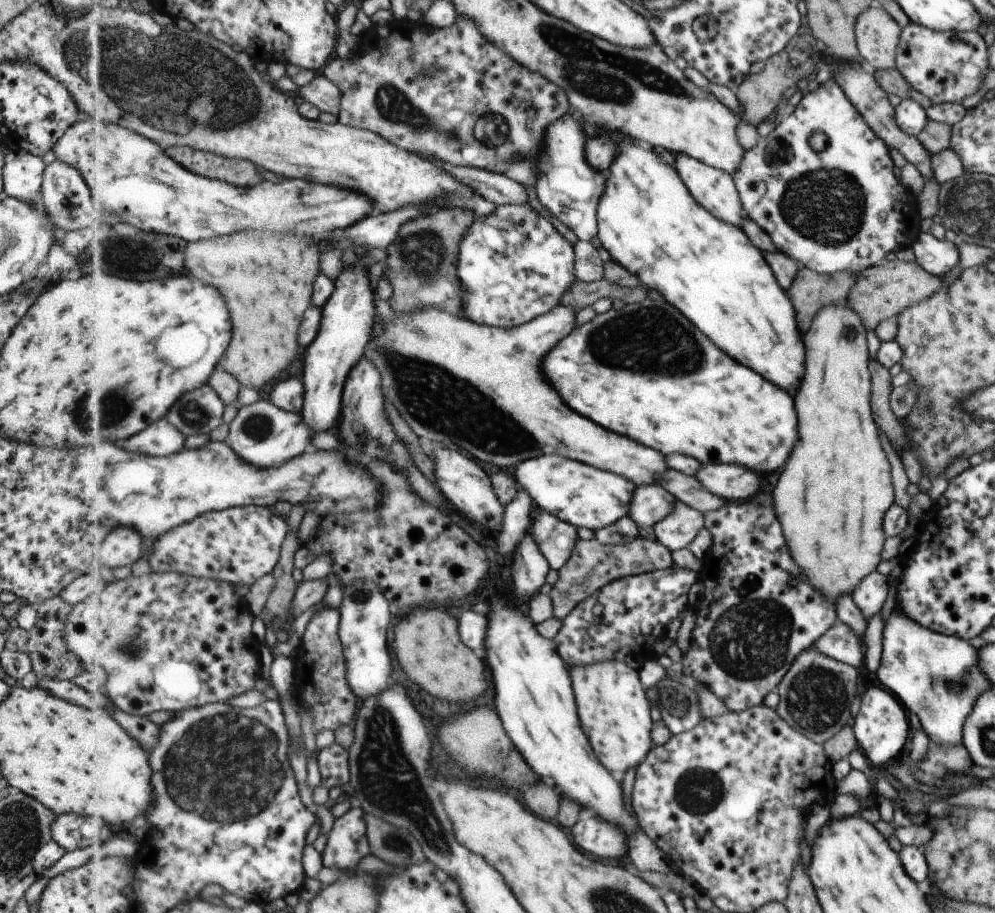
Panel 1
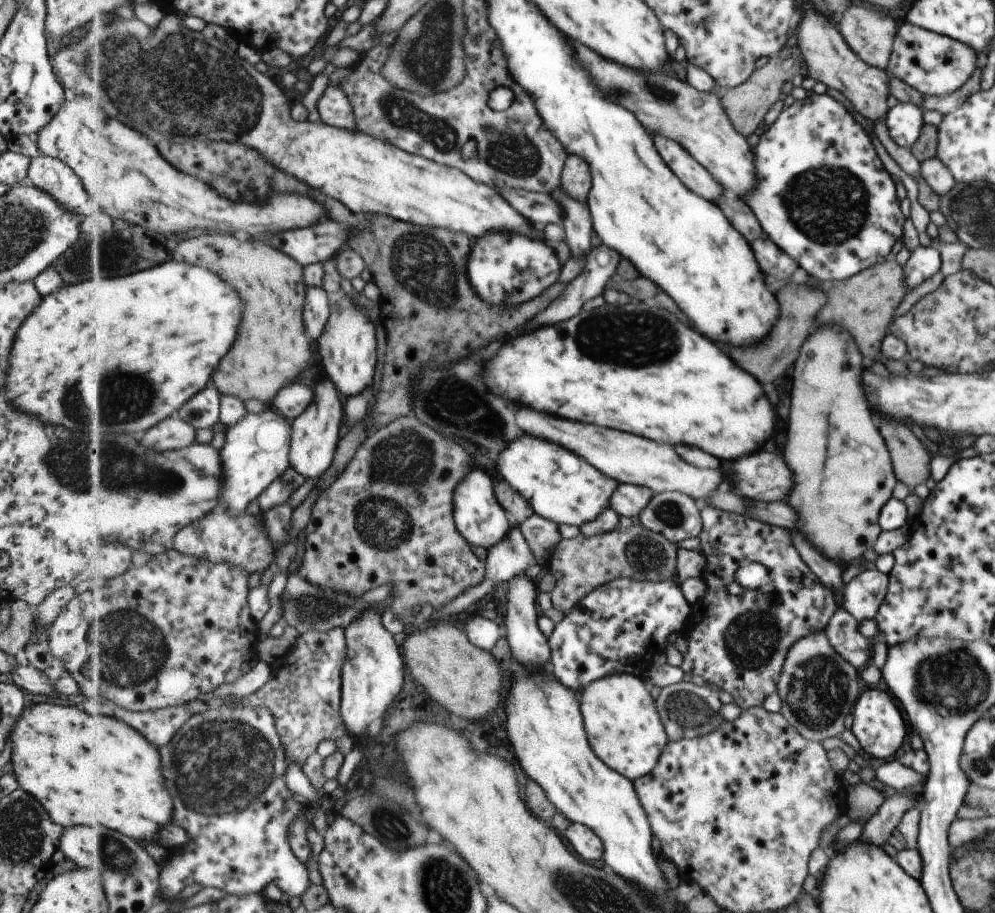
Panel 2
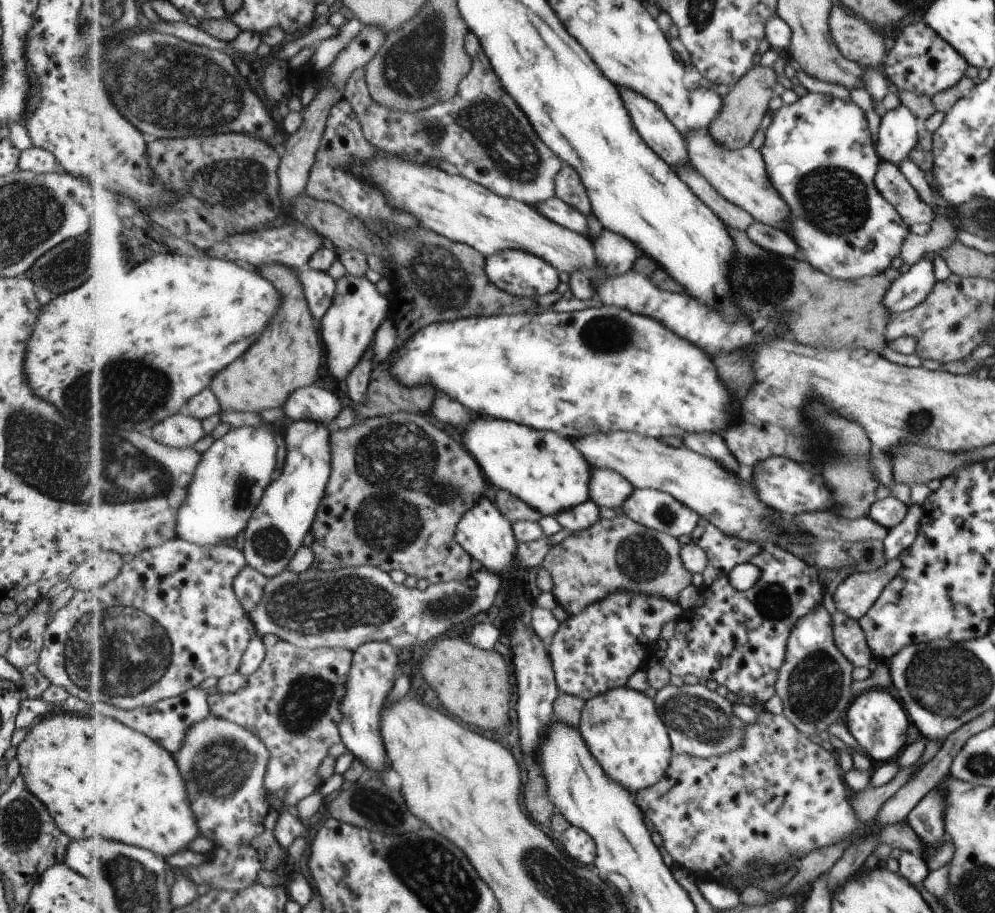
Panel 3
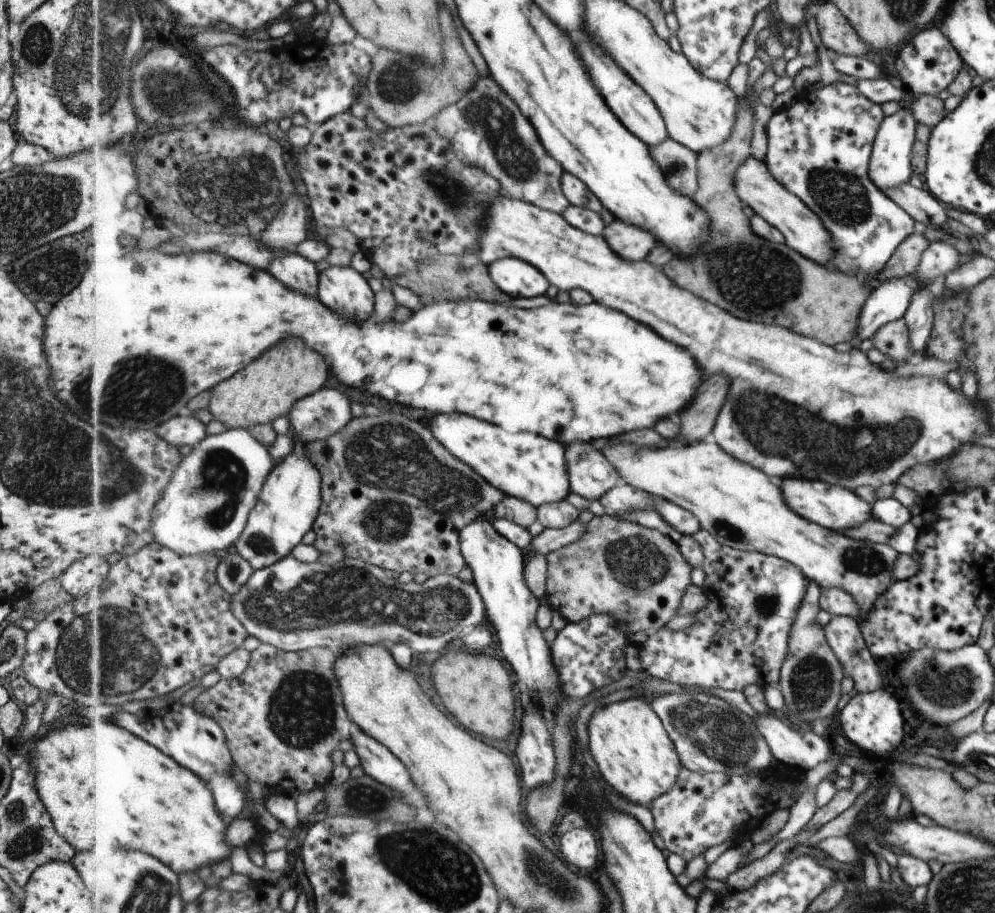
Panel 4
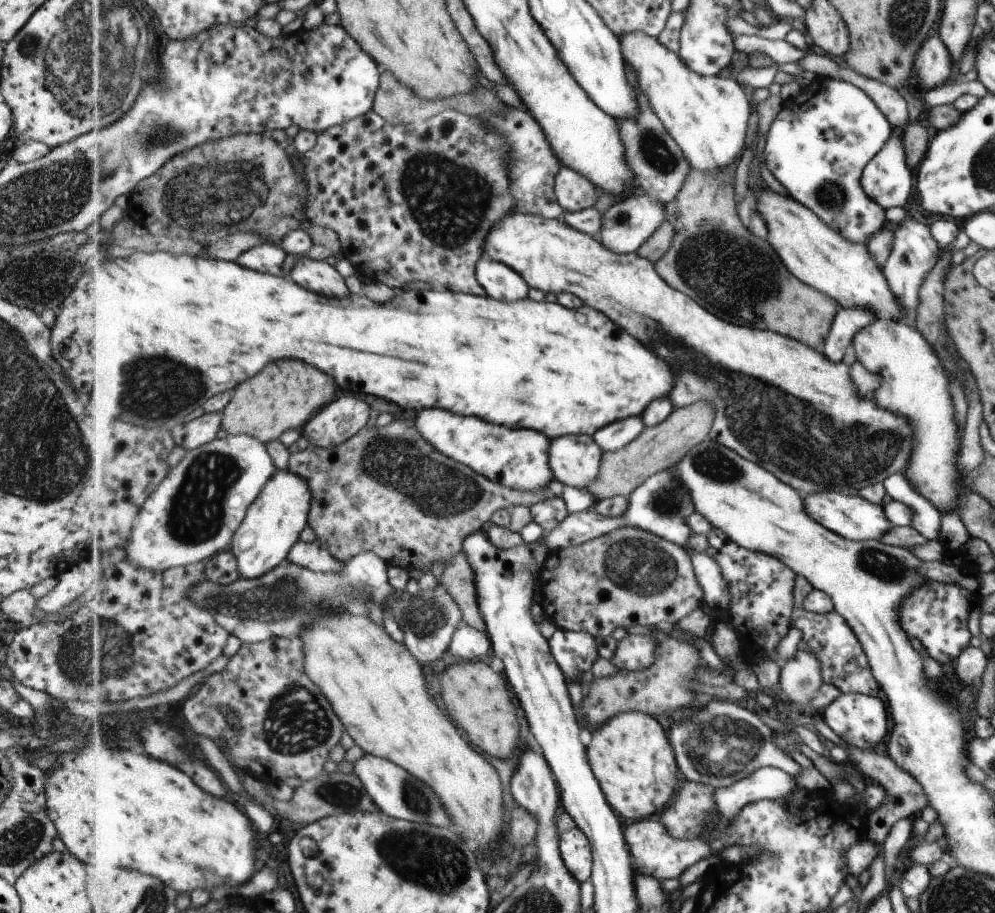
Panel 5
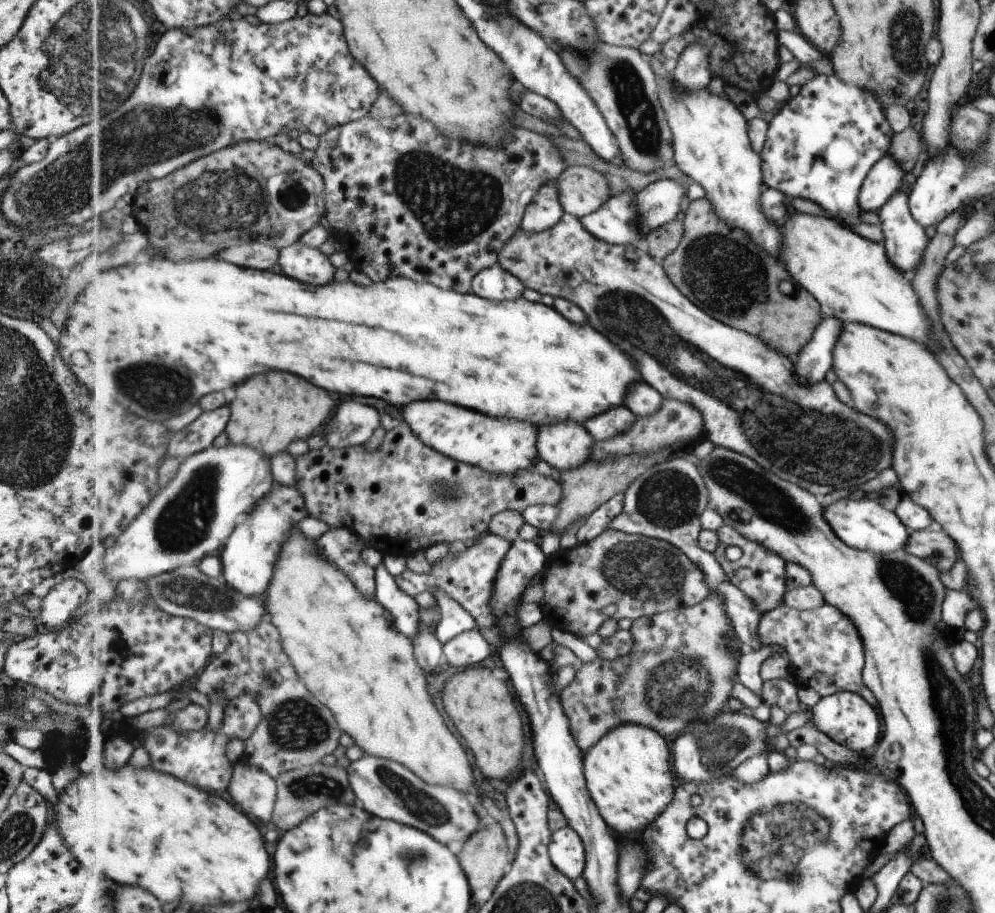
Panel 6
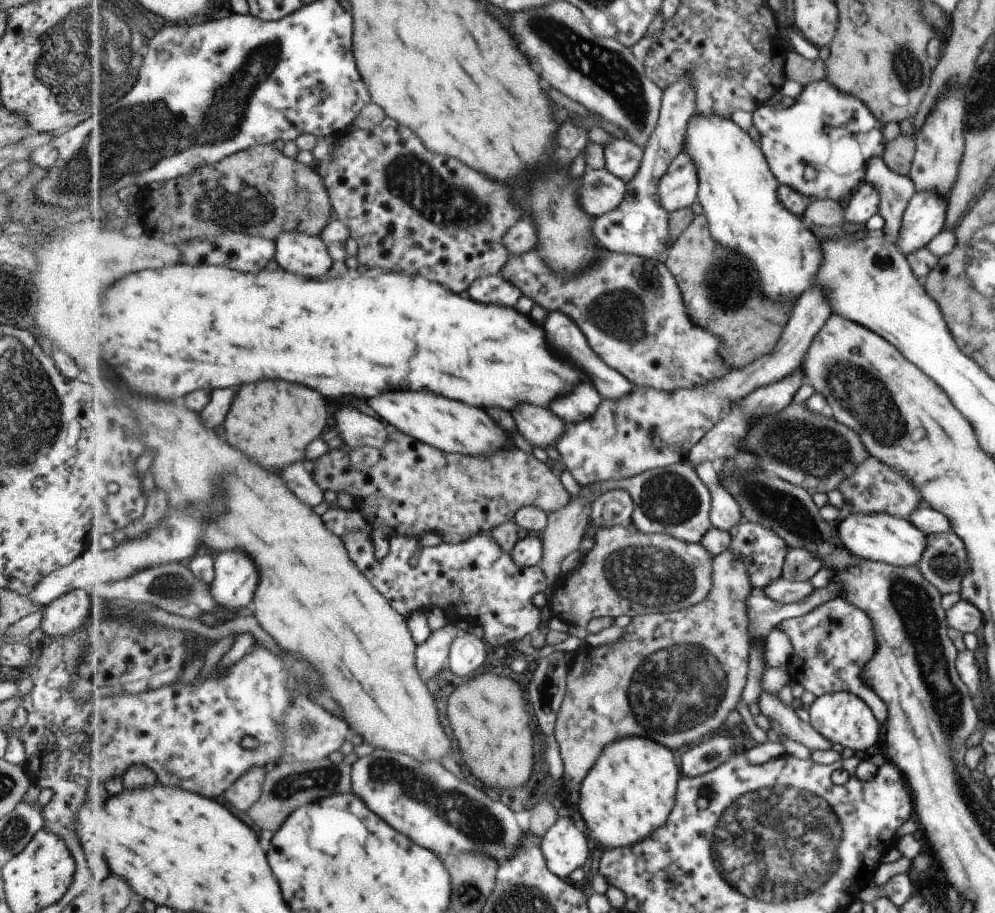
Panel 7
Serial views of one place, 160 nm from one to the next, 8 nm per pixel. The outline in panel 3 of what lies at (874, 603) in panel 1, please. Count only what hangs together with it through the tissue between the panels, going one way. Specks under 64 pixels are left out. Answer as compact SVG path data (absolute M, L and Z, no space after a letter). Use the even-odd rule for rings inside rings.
M895 558L875 570L850 574L832 593L836 610L853 620L861 619L898 574L899 567L900 562Z

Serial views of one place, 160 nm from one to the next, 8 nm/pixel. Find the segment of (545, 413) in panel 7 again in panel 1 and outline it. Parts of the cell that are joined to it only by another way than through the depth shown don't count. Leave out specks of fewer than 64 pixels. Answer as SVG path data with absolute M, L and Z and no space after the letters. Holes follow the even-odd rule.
M641 485L635 491L630 516L644 529L654 527L674 511L675 498L663 485Z

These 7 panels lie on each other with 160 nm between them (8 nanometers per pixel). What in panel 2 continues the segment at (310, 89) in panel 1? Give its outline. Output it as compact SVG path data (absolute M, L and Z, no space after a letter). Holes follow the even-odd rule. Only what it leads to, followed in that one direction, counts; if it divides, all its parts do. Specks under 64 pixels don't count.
M328 82L316 102L316 110L325 124L342 129L357 129L354 108L343 89L335 83Z

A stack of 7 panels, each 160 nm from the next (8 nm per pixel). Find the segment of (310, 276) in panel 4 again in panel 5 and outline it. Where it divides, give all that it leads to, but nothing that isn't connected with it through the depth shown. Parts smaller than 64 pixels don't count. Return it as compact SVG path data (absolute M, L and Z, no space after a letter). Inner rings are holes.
M265 242L244 252L238 262L245 268L259 271L260 273L284 277L283 262L285 262L287 254L288 252L281 244Z

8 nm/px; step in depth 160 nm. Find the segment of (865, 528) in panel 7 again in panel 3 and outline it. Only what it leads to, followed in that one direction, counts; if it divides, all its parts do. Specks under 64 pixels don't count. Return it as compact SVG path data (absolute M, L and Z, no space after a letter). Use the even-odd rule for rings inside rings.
M771 456L771 460L763 460L763 464L756 464L750 473L754 478L752 482L758 499L781 516L790 518L823 508L827 511L834 510L834 498L830 496L830 490L827 492L827 488L823 488L823 480L787 458Z

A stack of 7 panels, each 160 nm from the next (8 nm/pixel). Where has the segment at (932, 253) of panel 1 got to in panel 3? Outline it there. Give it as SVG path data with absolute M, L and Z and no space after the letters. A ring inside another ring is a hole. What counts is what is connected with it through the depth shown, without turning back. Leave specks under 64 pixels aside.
M929 258L919 259L910 267L904 268L898 278L890 283L883 298L886 311L893 317L913 308L925 300L935 281Z

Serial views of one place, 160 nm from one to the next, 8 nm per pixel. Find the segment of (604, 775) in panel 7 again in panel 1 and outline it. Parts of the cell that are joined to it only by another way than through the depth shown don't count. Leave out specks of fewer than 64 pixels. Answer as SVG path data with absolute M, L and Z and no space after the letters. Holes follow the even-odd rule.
M606 660L586 665L579 663L571 667L575 694L579 700L579 718L587 732L595 754L611 772L626 772L638 766L651 750L652 704L646 688L639 680L639 671L620 660Z

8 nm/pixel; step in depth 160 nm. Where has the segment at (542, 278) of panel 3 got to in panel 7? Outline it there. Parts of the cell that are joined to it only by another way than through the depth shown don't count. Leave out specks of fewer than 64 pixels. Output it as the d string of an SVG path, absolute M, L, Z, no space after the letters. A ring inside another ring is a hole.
M493 275L477 280L466 295L481 304L497 304L497 306L513 308L522 297L522 292L502 275Z

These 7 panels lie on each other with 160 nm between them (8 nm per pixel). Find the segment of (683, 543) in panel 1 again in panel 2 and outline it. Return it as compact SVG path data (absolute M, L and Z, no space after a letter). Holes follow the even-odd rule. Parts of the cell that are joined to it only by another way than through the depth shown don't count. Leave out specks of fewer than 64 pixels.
M681 491L656 493L639 520L675 544L693 536L699 537L704 529L702 506Z

